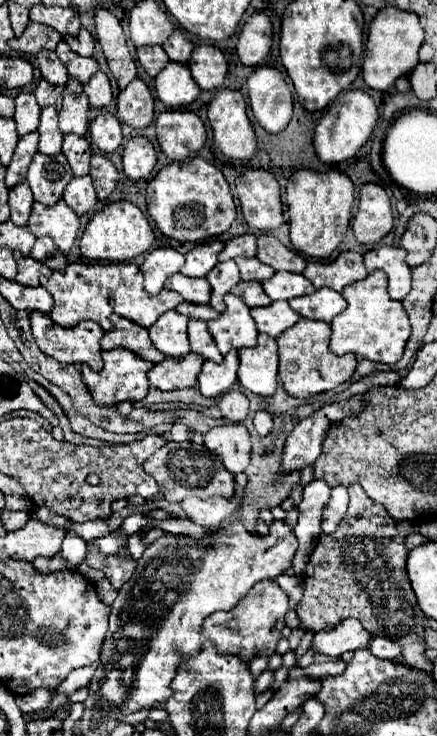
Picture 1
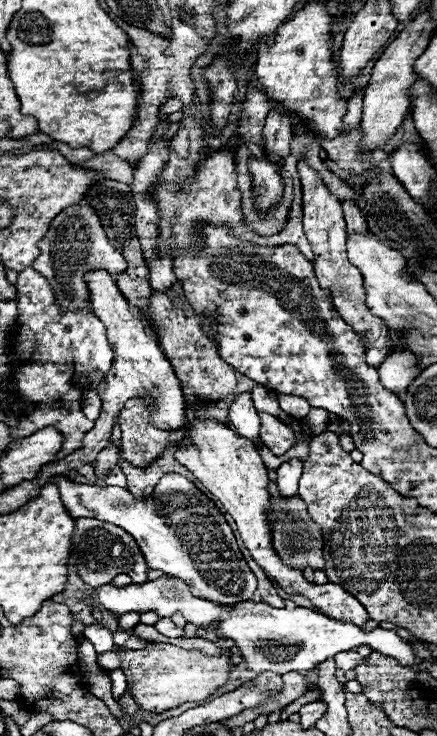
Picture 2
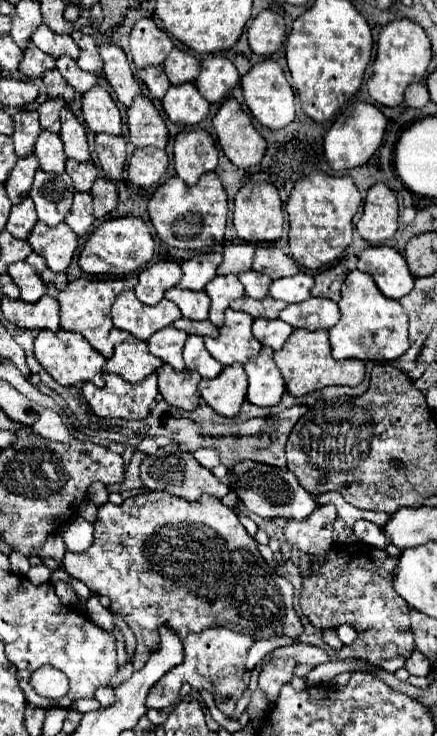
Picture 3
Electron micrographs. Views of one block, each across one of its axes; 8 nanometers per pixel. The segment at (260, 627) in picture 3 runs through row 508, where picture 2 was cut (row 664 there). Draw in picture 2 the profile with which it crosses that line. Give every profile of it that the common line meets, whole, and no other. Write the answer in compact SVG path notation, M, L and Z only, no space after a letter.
M220 640L218 646L224 650L220 656L206 656L196 650L184 650L174 644L152 644L142 650L128 650L114 646L110 652L98 654L98 664L106 672L122 670L128 680L130 694L134 696L136 704L154 714L162 714L166 710L174 710L186 702L200 702L212 696L220 686L228 682L230 676L230 648L234 648L232 640Z

